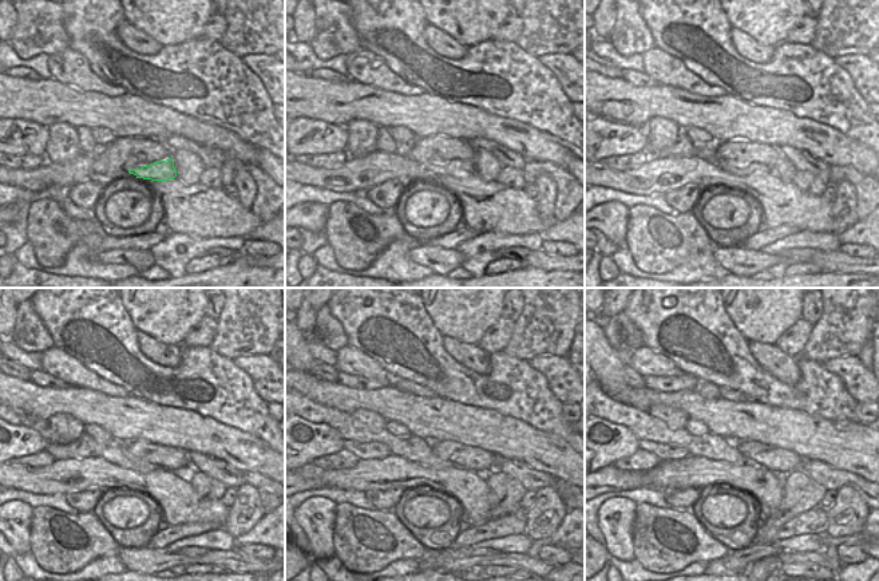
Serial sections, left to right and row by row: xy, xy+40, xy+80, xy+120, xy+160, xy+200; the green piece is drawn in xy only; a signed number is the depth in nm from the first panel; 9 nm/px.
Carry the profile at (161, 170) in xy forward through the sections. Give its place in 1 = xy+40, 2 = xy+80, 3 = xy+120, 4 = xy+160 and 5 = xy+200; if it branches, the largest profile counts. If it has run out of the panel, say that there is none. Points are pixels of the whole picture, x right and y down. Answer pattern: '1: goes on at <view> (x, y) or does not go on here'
1: goes on at xy+40 (458, 168)
2: goes on at xy+80 (708, 153)
3: goes on at xy+120 (114, 451)
4: goes on at xy+160 (415, 449)
5: goes on at xy+200 (641, 423)

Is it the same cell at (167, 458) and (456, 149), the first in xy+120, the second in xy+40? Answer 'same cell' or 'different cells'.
same cell

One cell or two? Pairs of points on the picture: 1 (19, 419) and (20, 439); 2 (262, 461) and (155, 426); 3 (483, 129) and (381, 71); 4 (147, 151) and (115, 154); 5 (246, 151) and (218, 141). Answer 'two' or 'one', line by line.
1: two
2: one
3: two
4: one
5: one

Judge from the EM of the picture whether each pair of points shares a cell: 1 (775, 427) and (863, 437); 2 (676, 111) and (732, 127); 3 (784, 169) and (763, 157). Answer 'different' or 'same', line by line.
1: same
2: same
3: different

